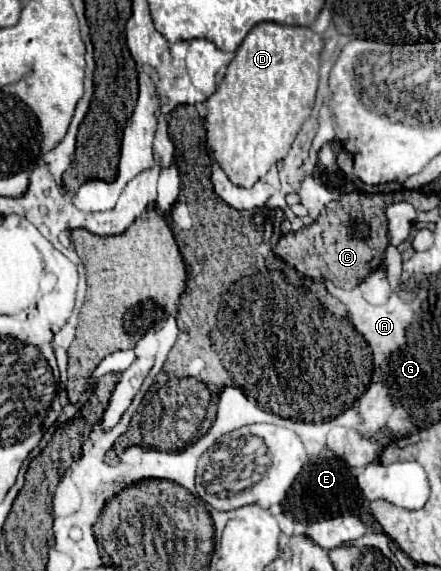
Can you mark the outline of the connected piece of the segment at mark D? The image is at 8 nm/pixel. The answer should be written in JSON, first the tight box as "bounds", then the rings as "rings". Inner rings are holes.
{"bounds":[203,23,323,189],"rings":[[[259,23],[247,33],[243,43],[235,51],[235,57],[229,63],[217,91],[205,101],[207,115],[203,125],[207,131],[207,147],[211,149],[213,159],[219,163],[231,183],[245,189],[253,187],[261,177],[265,177],[269,167],[273,167],[279,159],[287,155],[301,125],[309,119],[313,111],[321,49],[323,39],[309,27]]]}

